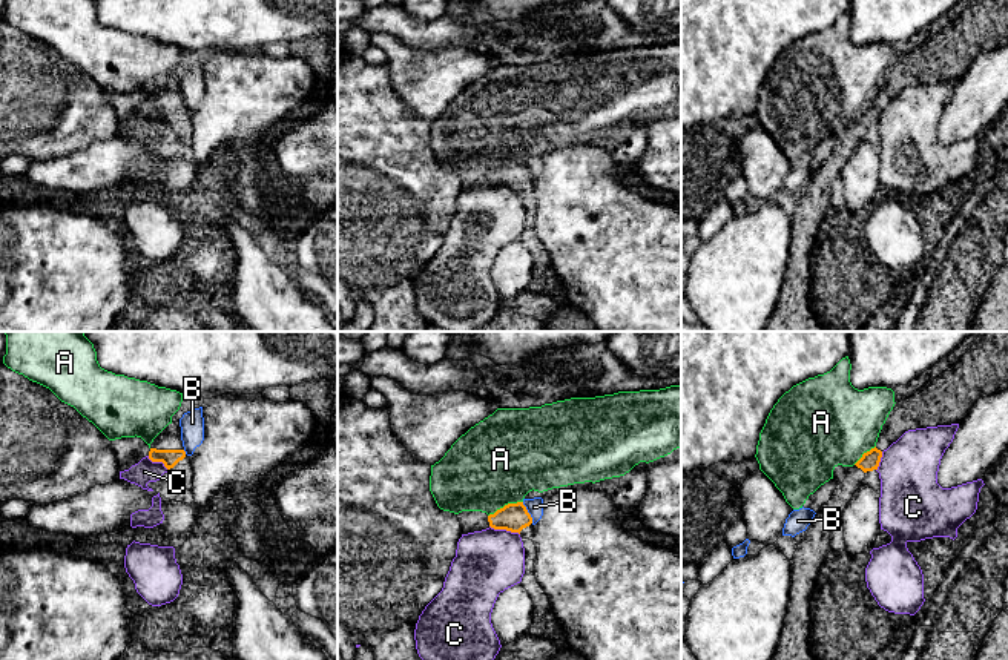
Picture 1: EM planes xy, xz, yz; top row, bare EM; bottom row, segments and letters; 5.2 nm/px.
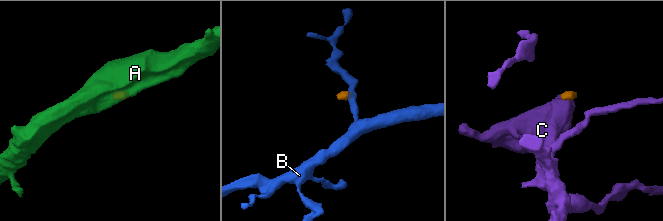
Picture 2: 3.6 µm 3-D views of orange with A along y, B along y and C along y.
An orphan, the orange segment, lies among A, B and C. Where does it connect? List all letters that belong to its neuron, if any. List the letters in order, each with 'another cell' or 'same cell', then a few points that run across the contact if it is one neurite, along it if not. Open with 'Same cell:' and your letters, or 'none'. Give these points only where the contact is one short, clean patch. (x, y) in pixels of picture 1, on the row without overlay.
Same cell: none
A: another cell; line xz (522, 157), (505, 160), (488, 172)
B: another cell; line xz (522, 158), (533, 178)
C: another cell; line xz (490, 181), (519, 191)

